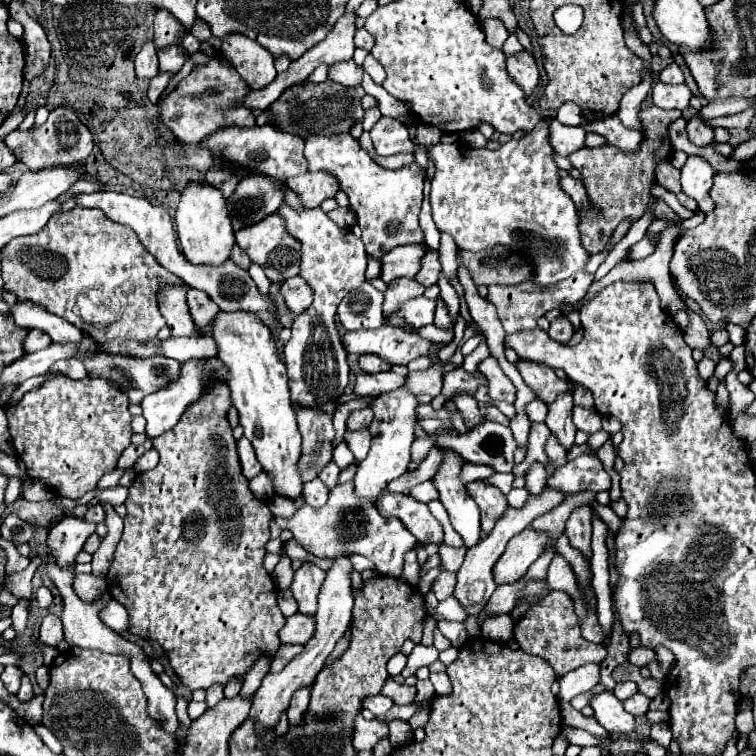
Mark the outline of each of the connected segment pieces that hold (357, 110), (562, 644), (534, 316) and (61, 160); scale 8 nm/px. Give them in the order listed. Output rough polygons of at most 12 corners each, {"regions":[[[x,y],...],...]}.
{"regions":[[[303,81],[281,93],[271,125],[307,139],[349,133],[361,85]],[[565,591],[537,601],[513,631],[557,675],[601,663]],[[591,273],[541,289],[489,285],[505,333],[535,329],[563,301],[583,299]],[[73,109],[3,139],[31,171],[91,155],[91,131]]]}

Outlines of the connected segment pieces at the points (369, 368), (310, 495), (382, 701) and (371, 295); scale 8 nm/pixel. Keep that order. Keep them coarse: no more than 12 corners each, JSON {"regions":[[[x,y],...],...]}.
{"regions":[[[361,355],[359,367],[365,373],[391,369],[391,363],[377,355]],[[321,479],[303,485],[303,499],[311,507],[327,503],[329,489]],[[385,695],[367,697],[363,707],[375,717],[385,715],[393,701]],[[371,283],[349,291],[337,315],[347,331],[385,325],[383,293]]]}

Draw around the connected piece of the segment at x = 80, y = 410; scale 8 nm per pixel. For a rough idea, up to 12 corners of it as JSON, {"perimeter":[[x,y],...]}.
{"perimeter":[[49,375],[5,405],[29,479],[71,499],[133,435],[109,381]]}

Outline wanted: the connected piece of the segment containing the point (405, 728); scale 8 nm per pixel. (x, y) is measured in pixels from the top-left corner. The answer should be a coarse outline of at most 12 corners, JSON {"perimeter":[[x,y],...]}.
{"perimeter":[[409,721],[389,723],[389,741],[393,747],[409,745],[413,729]]}

